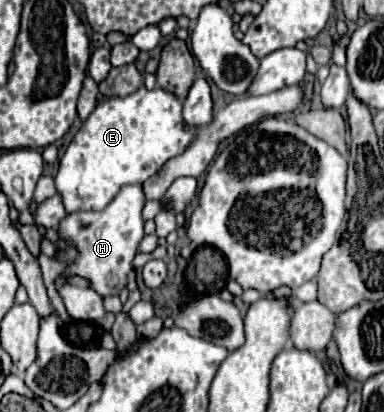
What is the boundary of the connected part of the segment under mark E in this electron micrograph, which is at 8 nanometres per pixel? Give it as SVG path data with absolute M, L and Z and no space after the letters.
M140 86L134 94L126 98L110 98L96 106L96 110L88 116L82 128L72 138L64 156L60 158L58 174L56 174L56 190L62 194L66 212L76 210L104 210L114 196L126 184L142 184L146 178L154 176L170 158L184 154L194 142L198 128L186 124L182 118L182 102L164 88L146 90Z

